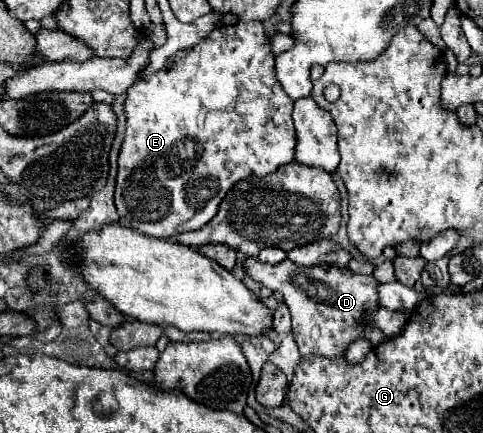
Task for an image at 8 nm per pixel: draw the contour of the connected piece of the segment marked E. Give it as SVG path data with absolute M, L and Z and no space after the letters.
M238 21L234 25L220 25L214 31L210 31L198 45L186 51L178 51L174 57L168 59L166 67L150 73L146 77L140 77L134 87L128 91L126 99L126 139L120 149L118 157L118 177L116 177L116 209L132 229L158 237L158 239L168 239L174 237L182 231L196 231L198 227L204 227L218 211L218 205L222 203L224 195L234 187L234 183L256 175L256 177L266 177L278 167L292 163L294 161L294 149L296 149L296 131L292 123L292 105L294 101L288 97L288 93L280 87L276 79L276 69L274 69L274 53L270 49L270 37L266 35L264 27L260 21Z

